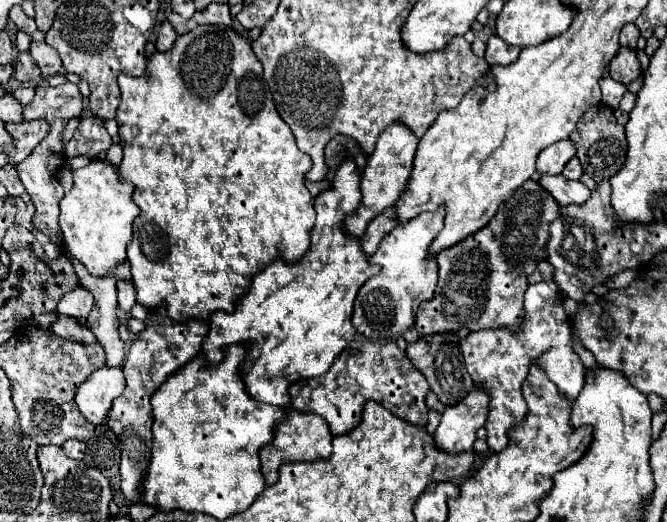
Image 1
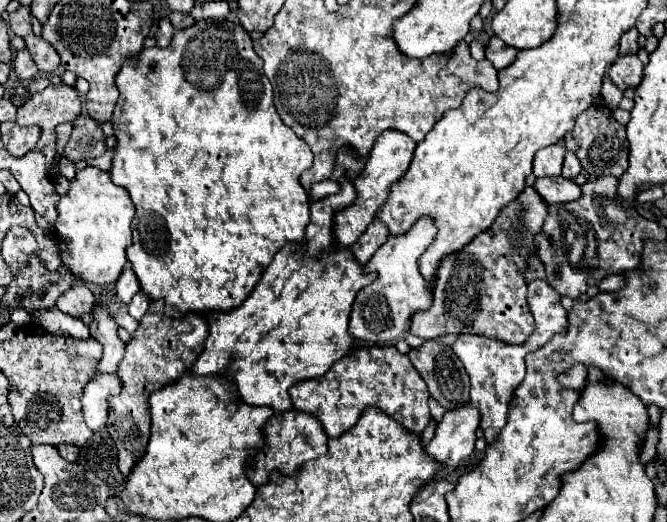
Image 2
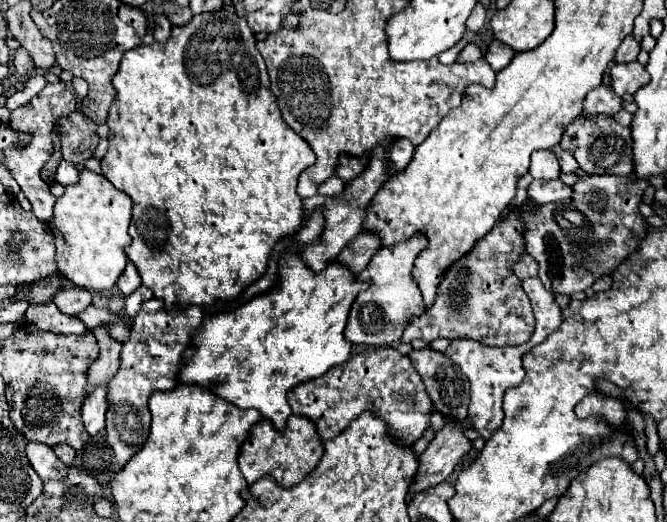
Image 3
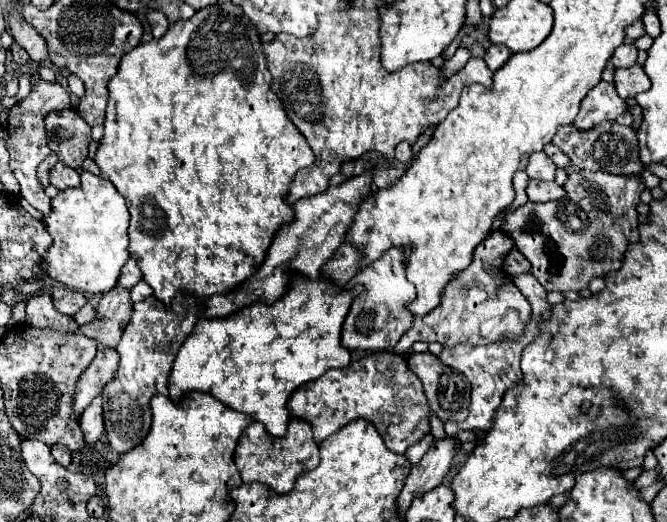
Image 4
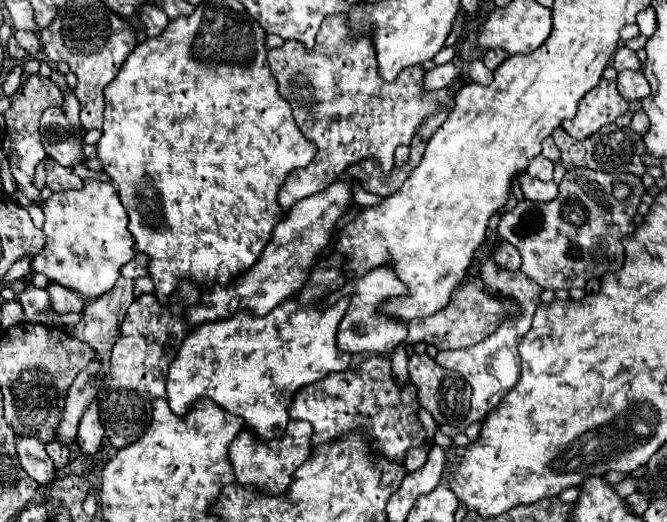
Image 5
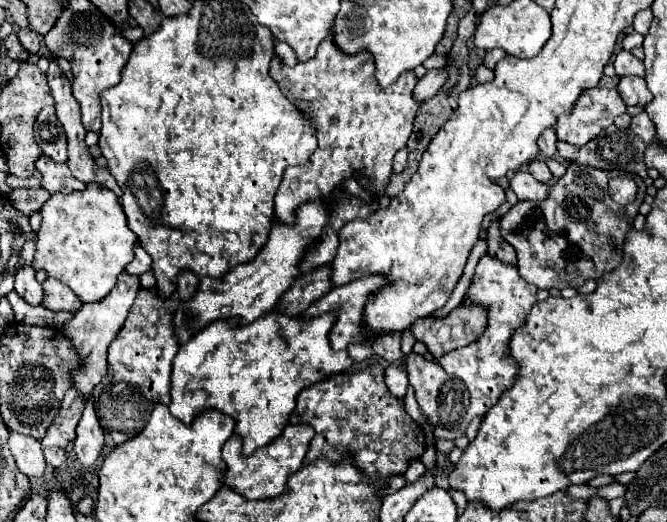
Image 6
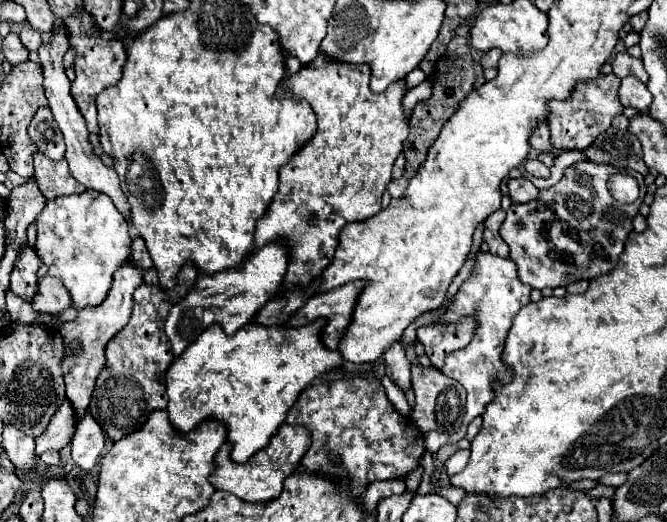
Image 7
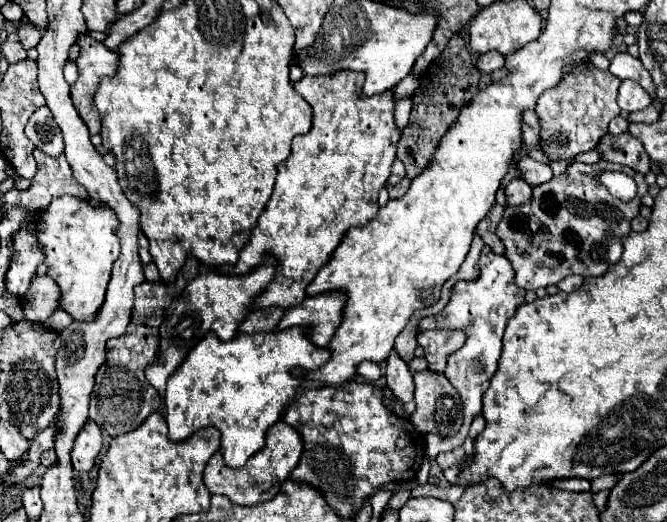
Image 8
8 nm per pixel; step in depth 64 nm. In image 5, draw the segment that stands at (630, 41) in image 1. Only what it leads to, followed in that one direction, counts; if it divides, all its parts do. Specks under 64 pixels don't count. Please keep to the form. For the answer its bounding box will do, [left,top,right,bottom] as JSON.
[614,46,642,72]

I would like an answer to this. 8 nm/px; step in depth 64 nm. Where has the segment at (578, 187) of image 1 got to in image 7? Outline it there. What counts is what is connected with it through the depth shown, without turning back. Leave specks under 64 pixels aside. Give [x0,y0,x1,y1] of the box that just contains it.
[508,178,538,204]

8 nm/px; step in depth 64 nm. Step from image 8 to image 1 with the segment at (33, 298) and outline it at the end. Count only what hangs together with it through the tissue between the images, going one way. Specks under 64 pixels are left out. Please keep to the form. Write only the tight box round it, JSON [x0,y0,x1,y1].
[56,286,94,318]

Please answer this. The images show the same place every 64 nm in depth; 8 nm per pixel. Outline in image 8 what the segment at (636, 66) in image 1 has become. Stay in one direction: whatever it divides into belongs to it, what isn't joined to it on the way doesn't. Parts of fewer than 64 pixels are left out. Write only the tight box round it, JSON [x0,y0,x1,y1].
[618,80,650,112]

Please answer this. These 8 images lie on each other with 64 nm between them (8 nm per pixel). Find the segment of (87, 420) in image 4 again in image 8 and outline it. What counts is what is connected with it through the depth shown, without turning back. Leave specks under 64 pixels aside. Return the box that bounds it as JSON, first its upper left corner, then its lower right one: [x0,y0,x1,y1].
[72,420,102,472]

